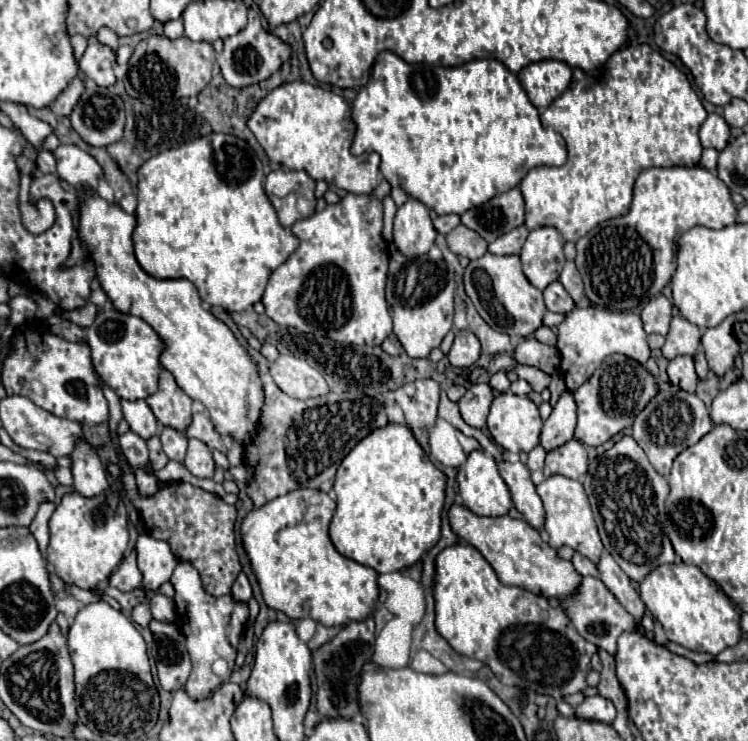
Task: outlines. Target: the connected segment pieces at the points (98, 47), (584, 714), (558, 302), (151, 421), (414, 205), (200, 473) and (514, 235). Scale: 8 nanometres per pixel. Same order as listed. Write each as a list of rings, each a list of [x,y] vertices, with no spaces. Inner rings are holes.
[[[91,41],[83,57],[79,59],[81,71],[101,87],[115,85],[117,79],[113,75],[113,65],[115,65],[115,51],[97,41]]]
[[[601,695],[587,697],[577,709],[575,715],[585,721],[601,721],[601,723],[613,723],[615,719],[615,707],[611,701],[607,701]]]
[[[553,281],[553,283],[543,291],[543,295],[545,295],[545,305],[547,305],[549,311],[569,313],[569,311],[575,307],[573,299],[569,297],[569,293],[563,289],[563,285],[561,285],[559,281]]]
[[[123,399],[121,407],[123,407],[123,417],[129,423],[131,431],[141,435],[143,439],[151,439],[153,435],[157,435],[159,421],[155,421],[155,415],[151,413],[151,407],[147,405],[145,399],[137,399],[137,401]]]
[[[409,197],[395,213],[393,221],[393,241],[405,257],[417,257],[429,253],[435,243],[437,231],[431,223],[429,209],[419,201]]]
[[[189,439],[189,449],[185,455],[183,465],[195,475],[195,477],[205,477],[211,479],[215,473],[215,463],[211,457],[211,449],[207,445],[203,445],[197,439]]]
[[[517,227],[505,235],[501,235],[497,241],[489,243],[489,251],[493,255],[519,255],[525,239],[527,239],[527,227]]]

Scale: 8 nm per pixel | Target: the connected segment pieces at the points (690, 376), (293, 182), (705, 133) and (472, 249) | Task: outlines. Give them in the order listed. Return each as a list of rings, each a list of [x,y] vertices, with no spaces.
[[[679,355],[673,361],[669,361],[667,375],[669,375],[669,381],[675,385],[681,385],[683,391],[695,393],[695,385],[699,379],[697,379],[691,355]]]
[[[277,169],[265,177],[265,193],[283,227],[315,213],[315,181],[305,171]]]
[[[711,113],[705,119],[705,123],[701,125],[699,139],[701,139],[703,147],[713,147],[713,149],[721,151],[729,143],[729,125],[727,125],[727,121],[723,121],[721,115]]]
[[[459,225],[451,233],[447,233],[447,245],[459,257],[479,259],[487,253],[487,241],[483,241],[479,233],[467,229],[465,225]]]

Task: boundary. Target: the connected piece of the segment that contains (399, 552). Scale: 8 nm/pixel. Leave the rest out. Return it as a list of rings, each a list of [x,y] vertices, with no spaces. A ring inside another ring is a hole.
[[[387,423],[371,431],[341,461],[335,475],[337,511],[331,519],[331,541],[337,551],[377,573],[401,571],[421,559],[441,537],[441,513],[445,505],[447,477],[429,461],[427,453],[405,423]]]

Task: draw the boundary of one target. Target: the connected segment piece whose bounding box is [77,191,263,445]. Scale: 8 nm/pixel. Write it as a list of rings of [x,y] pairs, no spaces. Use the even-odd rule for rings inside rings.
[[[87,191],[77,231],[87,257],[95,261],[97,279],[113,307],[121,313],[141,317],[159,333],[167,345],[161,353],[161,365],[173,373],[177,385],[191,399],[205,405],[221,437],[231,437],[245,445],[255,437],[263,409],[263,383],[257,373],[257,363],[233,331],[203,307],[189,279],[157,279],[141,269],[131,239],[135,225],[135,217],[127,215],[119,205],[111,205],[93,191]]]

